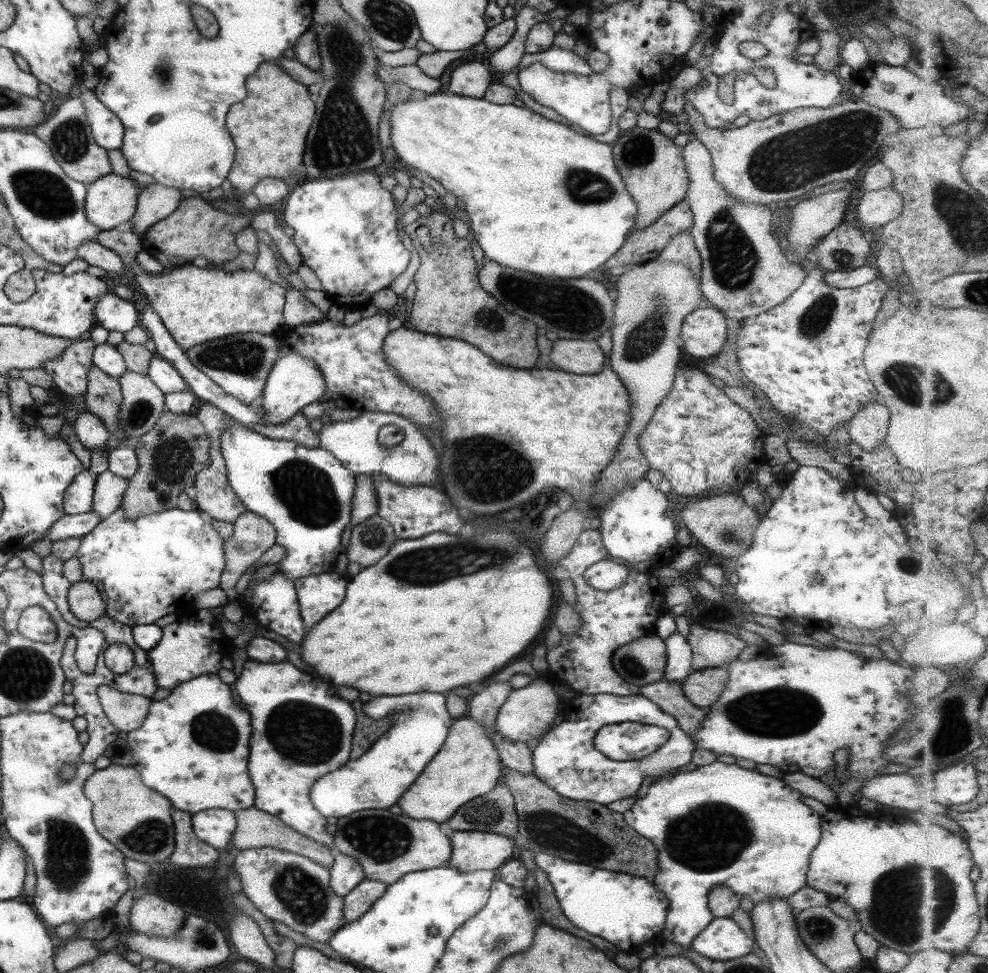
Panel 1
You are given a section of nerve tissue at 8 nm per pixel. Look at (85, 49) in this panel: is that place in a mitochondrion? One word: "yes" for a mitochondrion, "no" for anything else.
no

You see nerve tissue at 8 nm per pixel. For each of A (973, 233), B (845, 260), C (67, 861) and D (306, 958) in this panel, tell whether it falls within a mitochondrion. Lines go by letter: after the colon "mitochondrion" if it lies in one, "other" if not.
A: mitochondrion
B: mitochondrion
C: mitochondrion
D: other

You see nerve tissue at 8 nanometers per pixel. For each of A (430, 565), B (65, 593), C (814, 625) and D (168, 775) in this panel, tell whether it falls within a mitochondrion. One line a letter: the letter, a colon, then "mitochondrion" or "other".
A: mitochondrion
B: other
C: other
D: other

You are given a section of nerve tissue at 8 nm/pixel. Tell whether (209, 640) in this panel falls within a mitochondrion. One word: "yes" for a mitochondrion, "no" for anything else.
no

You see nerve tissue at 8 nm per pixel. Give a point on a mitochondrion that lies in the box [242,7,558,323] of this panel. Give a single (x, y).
(343, 138)

